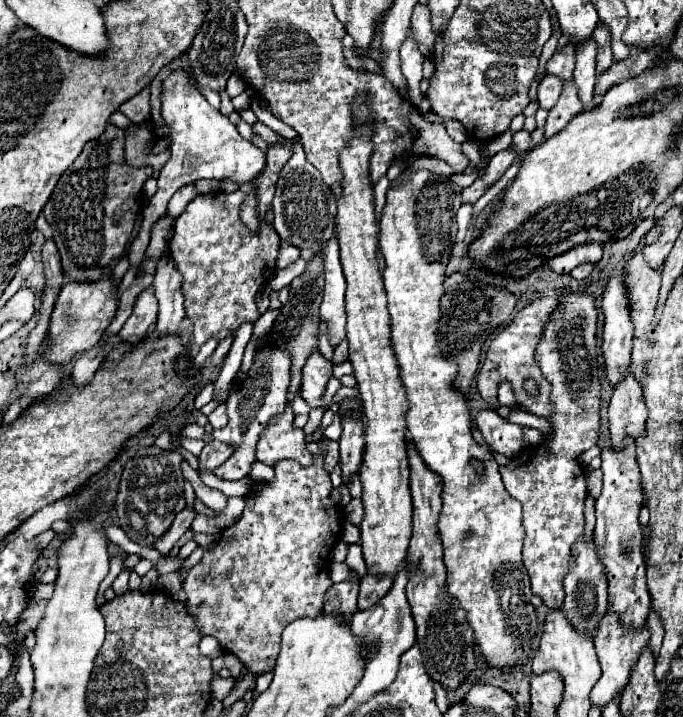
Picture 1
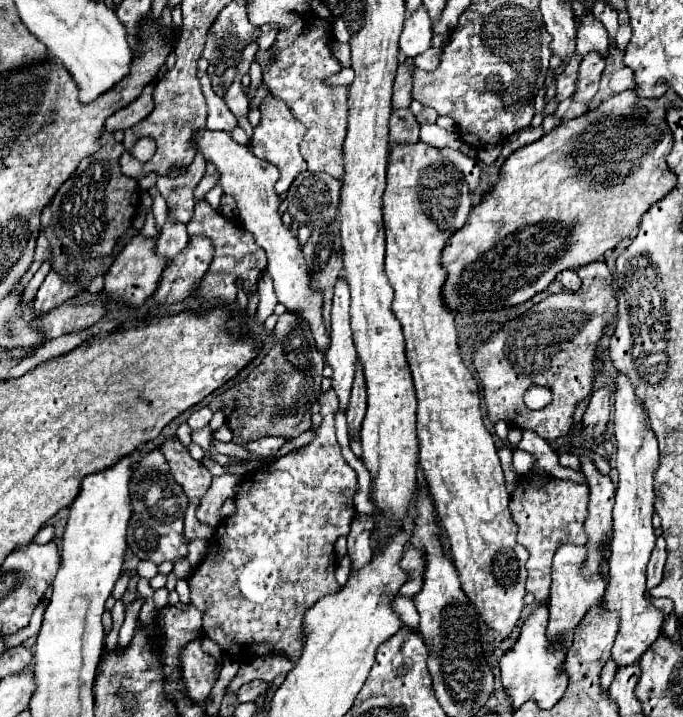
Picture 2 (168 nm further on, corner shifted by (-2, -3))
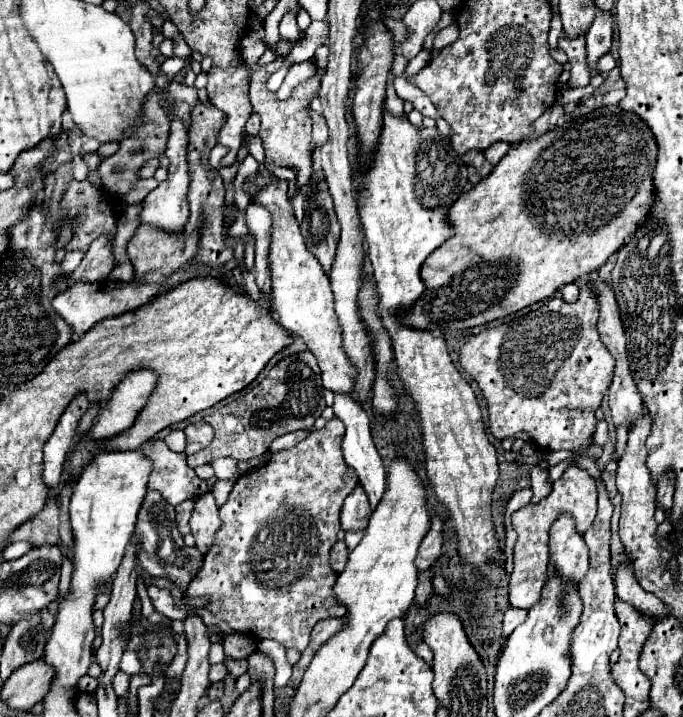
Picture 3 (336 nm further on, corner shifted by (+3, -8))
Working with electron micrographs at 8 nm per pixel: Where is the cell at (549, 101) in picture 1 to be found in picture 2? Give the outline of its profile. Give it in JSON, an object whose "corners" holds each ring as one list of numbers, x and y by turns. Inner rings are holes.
{"corners":[[577,54,575,58,573,58,573,62,569,62,567,66,565,66,565,70,557,76,557,80,555,80,555,98,553,98,553,102,563,102,565,98,569,98,571,94,573,94,573,90,575,90,575,78,577,78,577,68,579,68,579,62,581,62,581,56]]}

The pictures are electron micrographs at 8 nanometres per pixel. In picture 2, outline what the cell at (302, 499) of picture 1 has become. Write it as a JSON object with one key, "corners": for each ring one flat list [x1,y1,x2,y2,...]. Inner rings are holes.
{"corners":[[327,390,327,392,319,392,317,396,317,402,319,402,319,414,323,416,323,424,315,430,315,440,309,444,309,446,303,446,301,450,295,450,295,452,289,452,285,456,281,456,279,460,275,462,269,462,265,464,263,468,257,468,249,474,249,482,247,482,247,474,243,476,243,482,241,482,241,488,235,496,235,514,225,518,217,530,215,530,215,536,213,536,213,544,207,546,207,556,205,560,195,568,193,576,189,578,189,588,191,588,191,604,201,612,203,616,203,632,209,640,217,642,229,656,235,656,235,658,253,658,253,656,265,656,265,654,283,654,285,658,289,658,291,662,297,660,297,656,301,654,301,620,303,620,303,614,309,610,309,606,313,606,319,598,327,596,327,594,333,594,335,590,339,590,341,586,337,584,335,580,335,558,333,558,333,544,339,536,347,536,349,534,349,522,353,522,355,518,355,506,353,506,353,494,357,490,357,476,353,472,353,468,343,460,341,456,341,448,339,448,339,442,335,438,335,422,333,422,333,416,339,408,339,402,337,402,337,394,333,394,333,390]]}

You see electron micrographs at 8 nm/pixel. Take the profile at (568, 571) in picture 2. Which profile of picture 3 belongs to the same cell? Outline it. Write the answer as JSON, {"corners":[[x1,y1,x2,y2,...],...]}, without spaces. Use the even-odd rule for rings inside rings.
{"corners":[[570,515,558,517,550,527,550,555,560,577,582,581,588,571,588,547]]}

